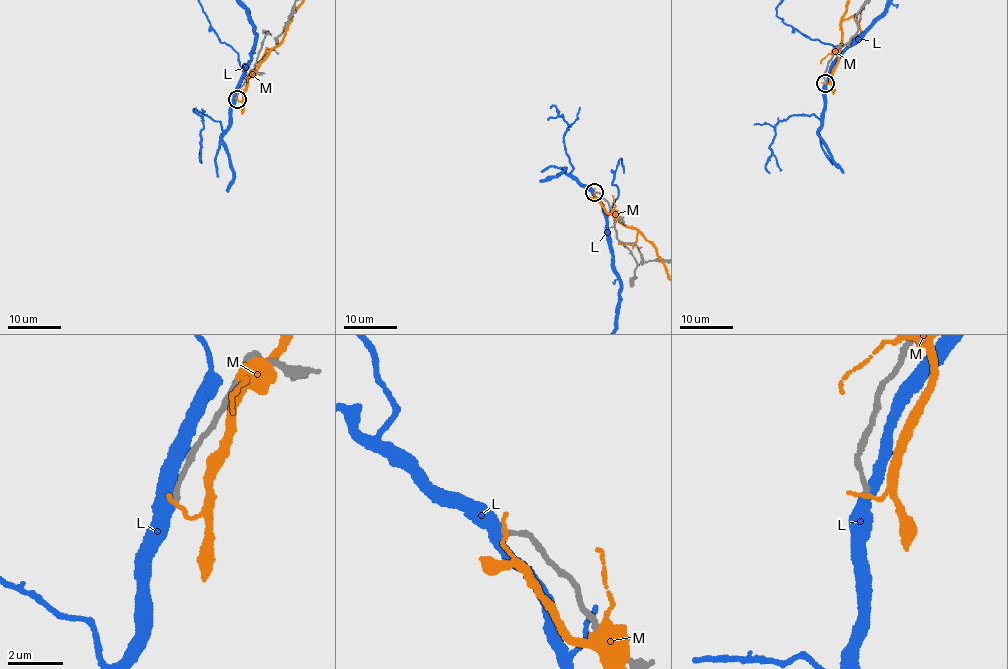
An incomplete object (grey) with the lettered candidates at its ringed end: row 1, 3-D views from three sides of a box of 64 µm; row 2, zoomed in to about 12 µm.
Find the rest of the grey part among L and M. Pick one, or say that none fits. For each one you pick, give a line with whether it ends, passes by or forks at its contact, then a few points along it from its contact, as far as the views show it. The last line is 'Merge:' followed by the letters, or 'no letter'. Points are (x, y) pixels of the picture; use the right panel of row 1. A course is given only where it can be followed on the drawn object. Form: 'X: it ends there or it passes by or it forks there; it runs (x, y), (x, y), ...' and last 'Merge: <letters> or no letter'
Merge: no letter

